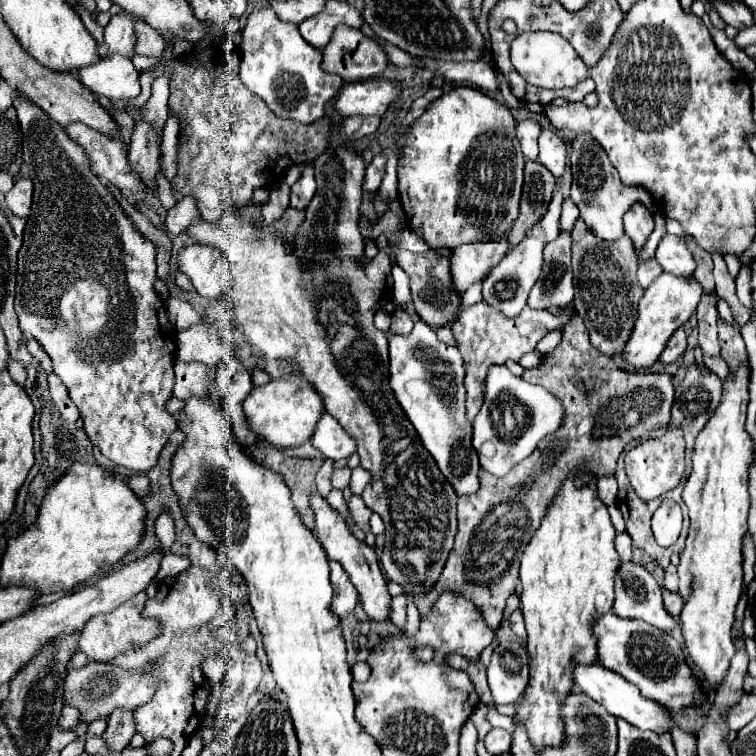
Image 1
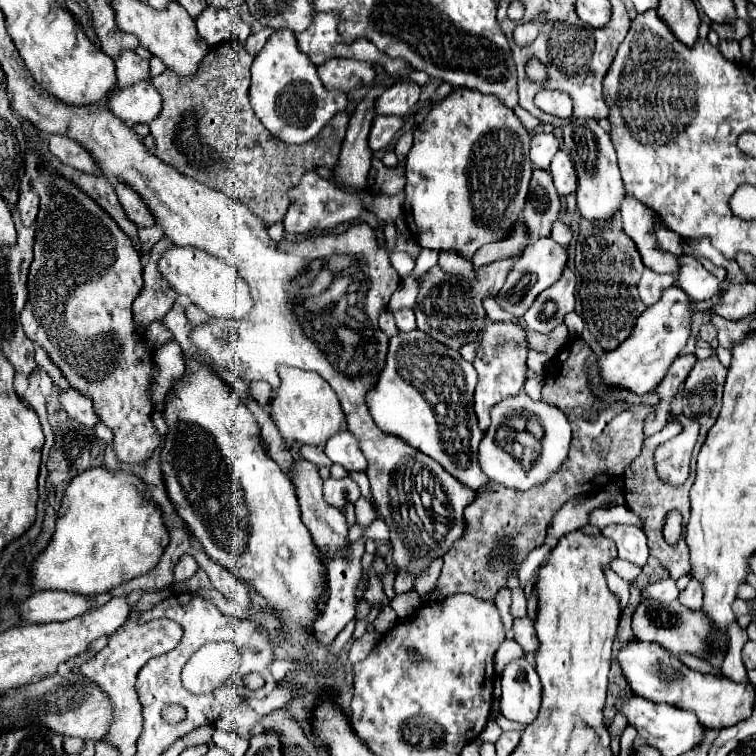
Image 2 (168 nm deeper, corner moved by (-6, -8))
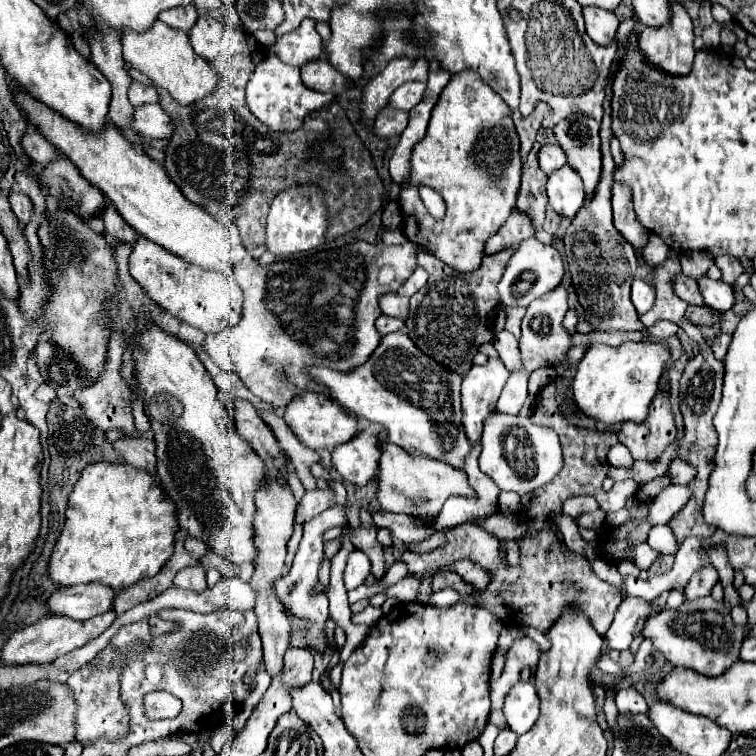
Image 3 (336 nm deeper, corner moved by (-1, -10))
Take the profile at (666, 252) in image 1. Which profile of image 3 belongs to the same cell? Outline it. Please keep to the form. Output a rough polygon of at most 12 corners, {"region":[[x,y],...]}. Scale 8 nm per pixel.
{"region":[[700,276],[704,304],[726,312],[734,306],[730,284]]}

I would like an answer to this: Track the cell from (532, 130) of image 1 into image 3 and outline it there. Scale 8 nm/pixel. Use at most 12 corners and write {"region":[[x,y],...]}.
{"region":[[544,144],[538,164],[546,174],[566,164],[558,144]]}

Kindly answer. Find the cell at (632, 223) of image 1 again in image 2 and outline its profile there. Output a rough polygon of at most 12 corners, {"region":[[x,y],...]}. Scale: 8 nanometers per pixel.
{"region":[[627,196],[619,208],[623,232],[643,264],[677,274],[679,258],[661,252],[651,210]]}

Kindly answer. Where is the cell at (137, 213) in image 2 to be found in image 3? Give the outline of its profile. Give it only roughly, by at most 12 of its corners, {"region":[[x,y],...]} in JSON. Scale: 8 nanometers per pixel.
{"region":[[114,206],[104,210],[106,232],[120,242],[134,244],[136,230],[118,216]]}

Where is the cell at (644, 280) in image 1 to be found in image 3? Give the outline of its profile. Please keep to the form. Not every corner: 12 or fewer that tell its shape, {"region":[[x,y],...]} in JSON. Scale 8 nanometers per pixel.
{"region":[[642,278],[632,282],[632,302],[638,314],[654,306],[654,286]]}

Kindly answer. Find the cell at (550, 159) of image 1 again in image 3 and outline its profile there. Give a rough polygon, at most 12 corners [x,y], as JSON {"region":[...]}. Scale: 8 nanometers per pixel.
{"region":[[568,164],[548,176],[550,206],[574,216],[584,188]]}

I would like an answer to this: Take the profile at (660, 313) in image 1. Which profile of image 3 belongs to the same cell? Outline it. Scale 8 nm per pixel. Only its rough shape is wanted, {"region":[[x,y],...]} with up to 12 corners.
{"region":[[650,340],[588,346],[578,408],[642,422],[670,360]]}

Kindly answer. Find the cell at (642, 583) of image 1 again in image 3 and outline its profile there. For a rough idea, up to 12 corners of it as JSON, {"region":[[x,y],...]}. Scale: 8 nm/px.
{"region":[[712,596],[646,620],[642,640],[672,666],[720,676],[740,658],[736,628]]}

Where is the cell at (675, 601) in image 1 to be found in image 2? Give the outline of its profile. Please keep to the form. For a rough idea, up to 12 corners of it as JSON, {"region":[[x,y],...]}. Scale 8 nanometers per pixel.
{"region":[[691,580],[679,602],[699,610],[703,606],[703,586]]}

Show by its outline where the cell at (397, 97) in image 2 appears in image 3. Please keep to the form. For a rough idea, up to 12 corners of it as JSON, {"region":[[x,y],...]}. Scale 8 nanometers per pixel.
{"region":[[406,82],[390,96],[390,106],[408,112],[426,82]]}

